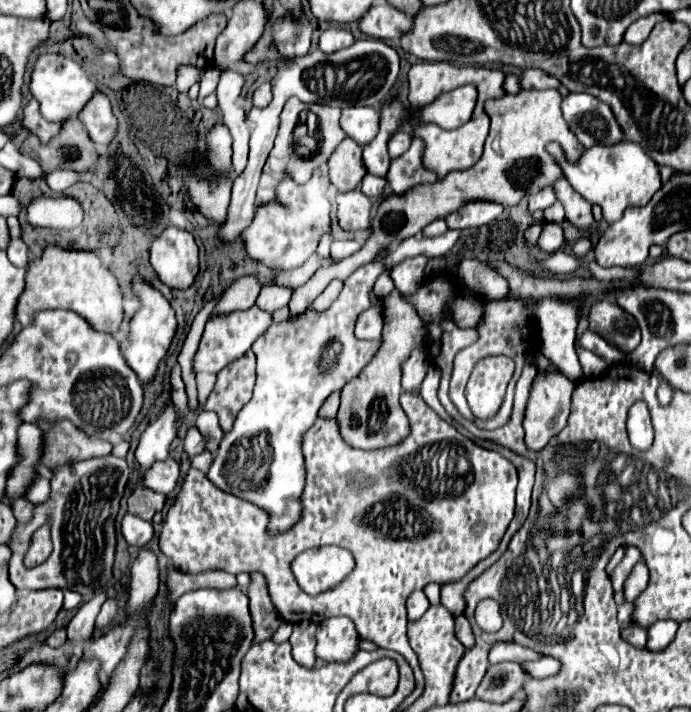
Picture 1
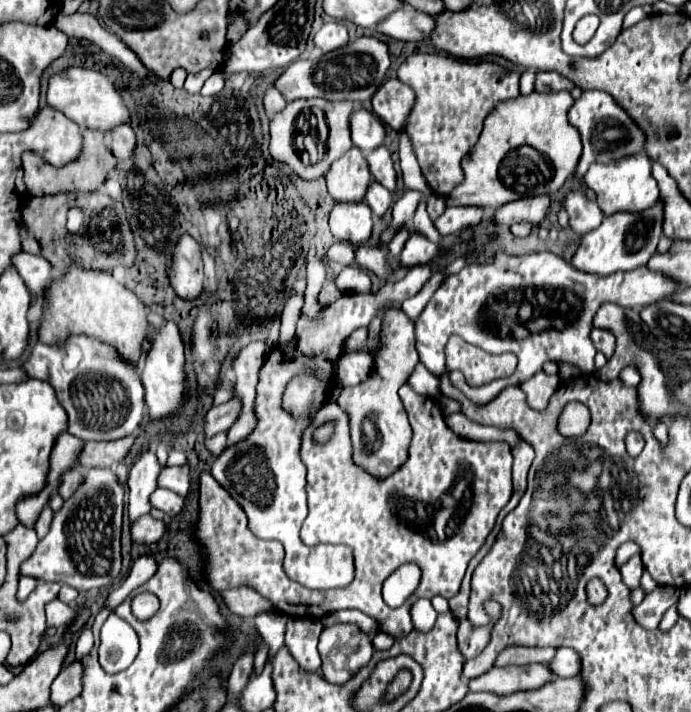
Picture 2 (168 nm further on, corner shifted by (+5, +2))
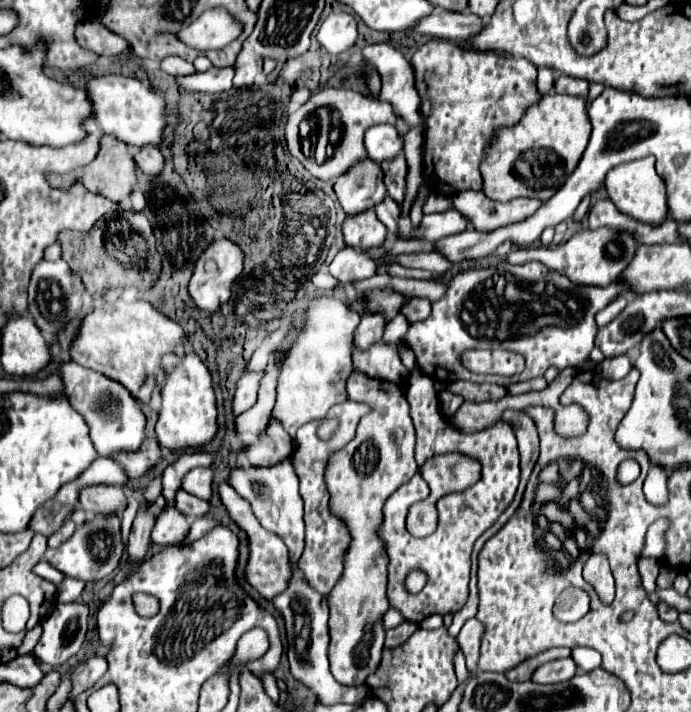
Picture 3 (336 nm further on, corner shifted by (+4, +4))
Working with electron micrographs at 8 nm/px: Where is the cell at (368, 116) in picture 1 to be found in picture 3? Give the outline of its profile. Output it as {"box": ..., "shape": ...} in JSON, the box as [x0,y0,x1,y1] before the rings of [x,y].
{"box":[364,124,402,162],"shape":[[[378,124],[374,128],[366,130],[364,136],[368,158],[382,162],[388,158],[394,158],[402,152],[402,140],[392,124]]]}

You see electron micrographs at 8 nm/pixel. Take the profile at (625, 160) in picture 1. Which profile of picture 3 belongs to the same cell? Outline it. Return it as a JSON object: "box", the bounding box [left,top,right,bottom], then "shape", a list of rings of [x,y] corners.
{"box":[604,156,668,224],"shape":[[[650,156],[612,168],[606,174],[604,188],[608,192],[608,198],[614,202],[614,206],[618,210],[622,210],[622,214],[626,214],[626,216],[630,216],[630,218],[634,218],[638,222],[658,224],[668,214],[668,208],[666,208],[666,188],[664,188],[662,178],[656,174],[654,158],[650,158]]]}

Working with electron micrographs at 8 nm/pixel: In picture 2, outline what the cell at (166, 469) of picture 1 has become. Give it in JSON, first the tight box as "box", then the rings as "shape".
{"box":[159,466,191,496],"shape":[[[179,466],[179,468],[165,468],[159,474],[159,486],[169,488],[181,496],[187,496],[191,490],[191,474],[189,466]]]}

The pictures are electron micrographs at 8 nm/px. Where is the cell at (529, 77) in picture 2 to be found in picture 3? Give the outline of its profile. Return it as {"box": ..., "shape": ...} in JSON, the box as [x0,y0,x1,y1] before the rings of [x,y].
{"box":[538,68,556,94],"shape":[[[538,68],[538,92],[548,94],[552,90],[552,86],[554,86],[554,78],[556,78],[556,74],[552,70]]]}

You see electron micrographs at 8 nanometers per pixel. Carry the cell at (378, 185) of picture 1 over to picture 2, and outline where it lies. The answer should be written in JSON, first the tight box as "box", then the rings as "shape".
{"box":[365,182,391,218],"shape":[[[373,182],[373,186],[369,186],[369,194],[365,196],[365,202],[373,210],[373,214],[377,214],[381,218],[381,216],[385,216],[385,212],[391,206],[391,192],[385,190],[379,182]]]}

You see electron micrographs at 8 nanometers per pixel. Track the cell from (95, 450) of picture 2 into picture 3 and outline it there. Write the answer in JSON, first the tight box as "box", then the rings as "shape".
{"box":[112,438,162,478],"shape":[[[146,438],[138,452],[118,452],[112,456],[112,460],[118,460],[118,464],[126,468],[126,476],[130,478],[144,476],[154,464],[160,462],[160,458],[162,458],[162,452],[160,452],[158,440],[154,438]]]}

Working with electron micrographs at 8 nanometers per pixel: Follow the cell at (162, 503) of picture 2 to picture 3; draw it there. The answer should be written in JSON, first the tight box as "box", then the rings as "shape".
{"box":[174,490,210,520],"shape":[[[178,490],[178,492],[176,492],[176,498],[174,498],[174,506],[176,506],[184,516],[188,516],[190,520],[194,520],[194,518],[200,518],[200,516],[208,510],[210,504],[208,504],[206,500],[200,500],[200,498],[184,492],[184,490]]]}

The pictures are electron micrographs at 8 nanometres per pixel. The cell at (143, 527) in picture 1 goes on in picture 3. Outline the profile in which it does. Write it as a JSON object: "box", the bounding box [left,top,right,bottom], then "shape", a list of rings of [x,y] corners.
{"box":[152,508,190,546],"shape":[[[176,508],[164,510],[154,522],[152,542],[160,546],[178,544],[188,534],[188,528],[190,528],[190,522],[184,514],[180,514]]]}

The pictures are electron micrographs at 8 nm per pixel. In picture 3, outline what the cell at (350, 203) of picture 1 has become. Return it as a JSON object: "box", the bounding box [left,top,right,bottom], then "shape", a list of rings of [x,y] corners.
{"box":[342,210,386,250],"shape":[[[366,210],[358,216],[346,216],[342,224],[342,234],[348,246],[366,250],[384,244],[386,226],[376,218],[374,210]]]}

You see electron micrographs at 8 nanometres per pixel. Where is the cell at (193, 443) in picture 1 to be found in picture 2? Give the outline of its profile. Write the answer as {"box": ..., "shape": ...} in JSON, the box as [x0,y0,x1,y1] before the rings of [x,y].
{"box":[205,396,241,436],"shape":[[[235,396],[225,404],[213,406],[205,416],[205,434],[213,436],[217,432],[229,430],[229,426],[233,426],[233,422],[239,418],[239,412],[241,412],[241,400]]]}

